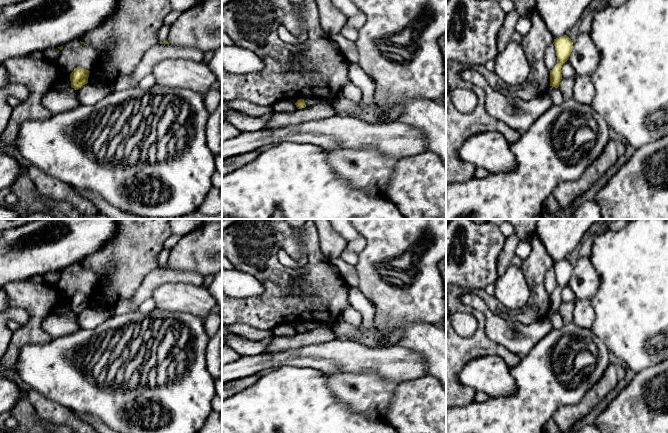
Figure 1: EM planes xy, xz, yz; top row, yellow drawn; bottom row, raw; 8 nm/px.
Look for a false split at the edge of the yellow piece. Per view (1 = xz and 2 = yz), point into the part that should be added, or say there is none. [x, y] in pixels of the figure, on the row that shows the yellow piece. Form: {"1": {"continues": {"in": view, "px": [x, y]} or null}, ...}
{"1": {"continues": null}, "2": {"continues": null}}

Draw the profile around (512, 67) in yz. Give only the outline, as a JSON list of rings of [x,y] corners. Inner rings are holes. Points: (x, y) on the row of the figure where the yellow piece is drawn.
[[[510,41],[495,58],[494,73],[500,81],[516,87],[523,85],[530,71],[530,65],[520,43]]]

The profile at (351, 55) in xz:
[[[356,47],[349,49],[347,52],[344,53],[344,56],[349,63],[358,63],[358,52],[356,50]]]

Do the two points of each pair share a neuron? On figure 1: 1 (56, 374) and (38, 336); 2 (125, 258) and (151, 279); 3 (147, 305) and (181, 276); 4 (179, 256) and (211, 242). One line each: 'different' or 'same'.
1: different
2: different
3: different
4: same

